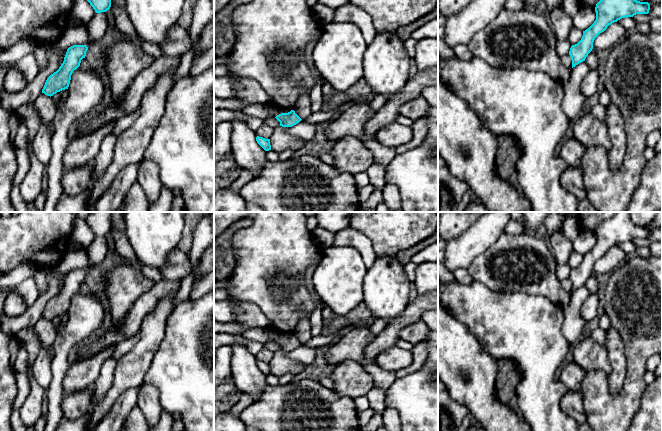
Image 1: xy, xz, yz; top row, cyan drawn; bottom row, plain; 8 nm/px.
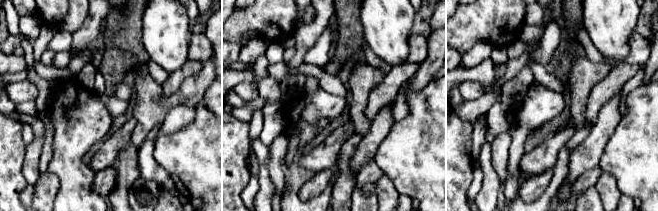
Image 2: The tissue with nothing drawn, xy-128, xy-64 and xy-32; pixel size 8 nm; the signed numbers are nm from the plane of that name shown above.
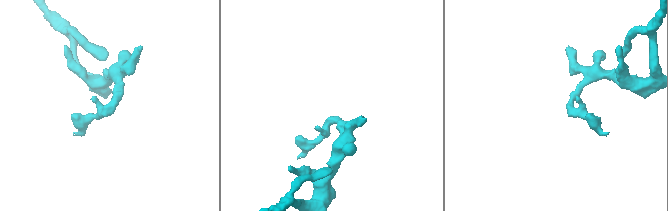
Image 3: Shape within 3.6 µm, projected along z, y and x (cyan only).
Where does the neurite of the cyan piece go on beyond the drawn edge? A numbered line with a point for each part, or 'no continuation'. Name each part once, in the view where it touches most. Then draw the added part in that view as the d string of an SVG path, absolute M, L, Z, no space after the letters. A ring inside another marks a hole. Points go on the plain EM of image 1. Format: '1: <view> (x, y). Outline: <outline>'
no continuation

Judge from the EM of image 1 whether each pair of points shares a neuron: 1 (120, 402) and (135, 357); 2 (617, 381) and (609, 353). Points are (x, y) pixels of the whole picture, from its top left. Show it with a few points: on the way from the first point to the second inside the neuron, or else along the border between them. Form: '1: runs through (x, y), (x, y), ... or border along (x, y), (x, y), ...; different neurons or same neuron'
1: border along (139, 385), (125, 390), (108, 411); different neurons
2: runs through (615, 374), (611, 360); same neuron

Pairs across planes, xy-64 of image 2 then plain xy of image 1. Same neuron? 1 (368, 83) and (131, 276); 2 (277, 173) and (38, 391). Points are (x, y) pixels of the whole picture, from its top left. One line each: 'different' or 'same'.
1: same
2: different

